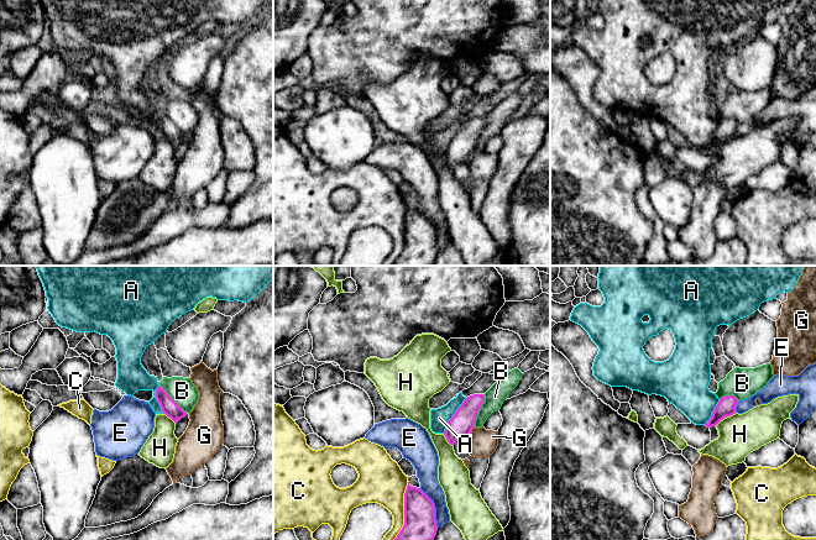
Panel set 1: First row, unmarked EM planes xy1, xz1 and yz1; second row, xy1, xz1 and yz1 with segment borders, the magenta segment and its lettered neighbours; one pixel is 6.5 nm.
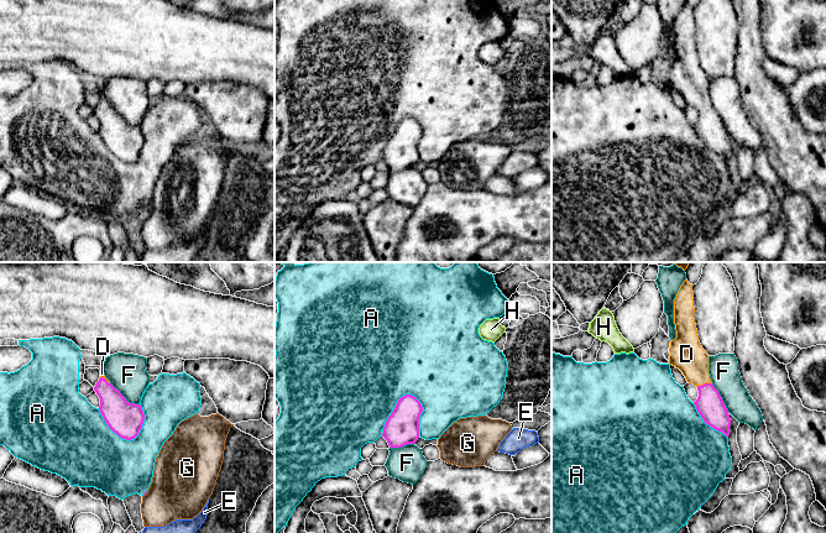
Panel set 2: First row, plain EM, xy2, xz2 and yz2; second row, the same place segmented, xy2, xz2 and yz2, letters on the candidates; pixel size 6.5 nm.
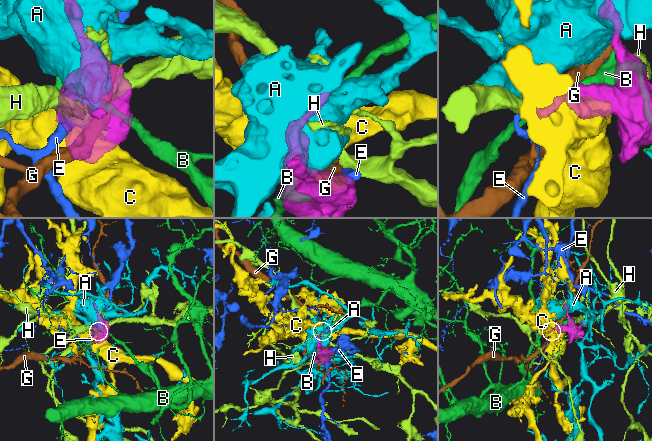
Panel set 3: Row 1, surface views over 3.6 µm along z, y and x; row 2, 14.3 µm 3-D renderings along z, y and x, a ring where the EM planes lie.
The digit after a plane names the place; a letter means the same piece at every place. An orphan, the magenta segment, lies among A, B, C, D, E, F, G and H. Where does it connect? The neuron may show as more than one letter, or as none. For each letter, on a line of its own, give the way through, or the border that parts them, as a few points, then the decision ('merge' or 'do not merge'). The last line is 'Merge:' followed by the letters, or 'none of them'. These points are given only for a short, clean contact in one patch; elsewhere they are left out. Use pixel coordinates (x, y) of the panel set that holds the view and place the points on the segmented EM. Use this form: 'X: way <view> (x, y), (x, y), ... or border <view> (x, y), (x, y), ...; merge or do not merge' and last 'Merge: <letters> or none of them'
A: do not merge
B: do not merge
C: do not merge
D: way yz2 (710, 406), (705, 383), (686, 354); merge
E: do not merge
F: do not merge
G: do not merge
H: border yz1 (736, 413), (725, 417), (715, 425); do not merge
Merge: D

